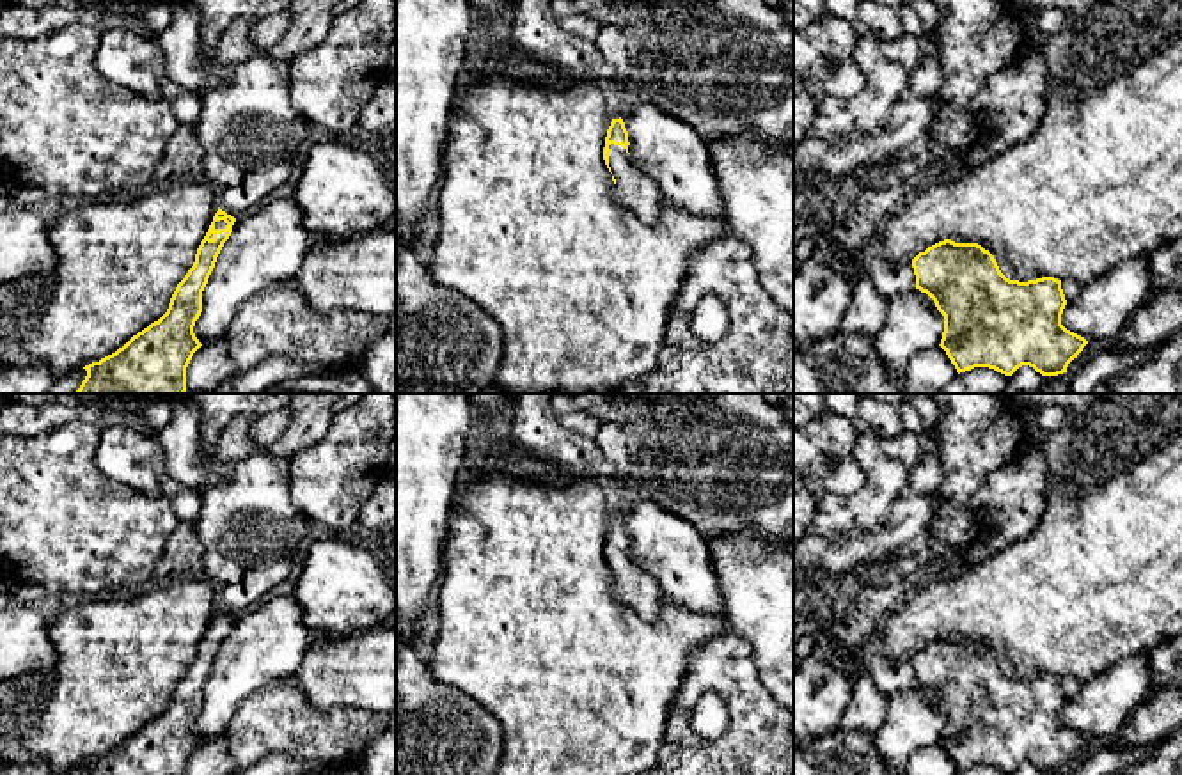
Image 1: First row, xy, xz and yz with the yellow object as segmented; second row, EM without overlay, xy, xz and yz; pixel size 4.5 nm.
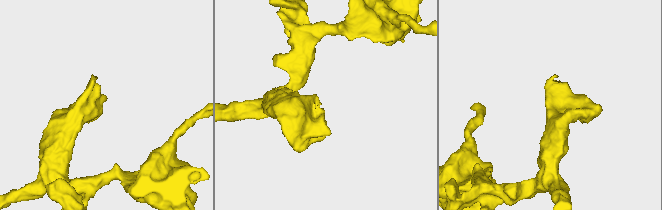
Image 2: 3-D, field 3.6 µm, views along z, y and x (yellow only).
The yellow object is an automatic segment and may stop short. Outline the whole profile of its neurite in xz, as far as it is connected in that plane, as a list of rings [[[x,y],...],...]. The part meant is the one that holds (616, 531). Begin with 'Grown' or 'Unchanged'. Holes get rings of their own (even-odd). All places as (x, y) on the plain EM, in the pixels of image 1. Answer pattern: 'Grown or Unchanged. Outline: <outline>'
Grown. Outline: [[[612,516],[603,544],[603,557],[616,582],[616,594],[630,605],[639,617],[657,622],[662,608],[662,587],[630,555],[628,528],[623,516]]]

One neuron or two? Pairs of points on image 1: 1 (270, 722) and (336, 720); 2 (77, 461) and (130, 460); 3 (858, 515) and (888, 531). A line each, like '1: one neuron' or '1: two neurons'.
1: one neuron
2: two neurons
3: two neurons

